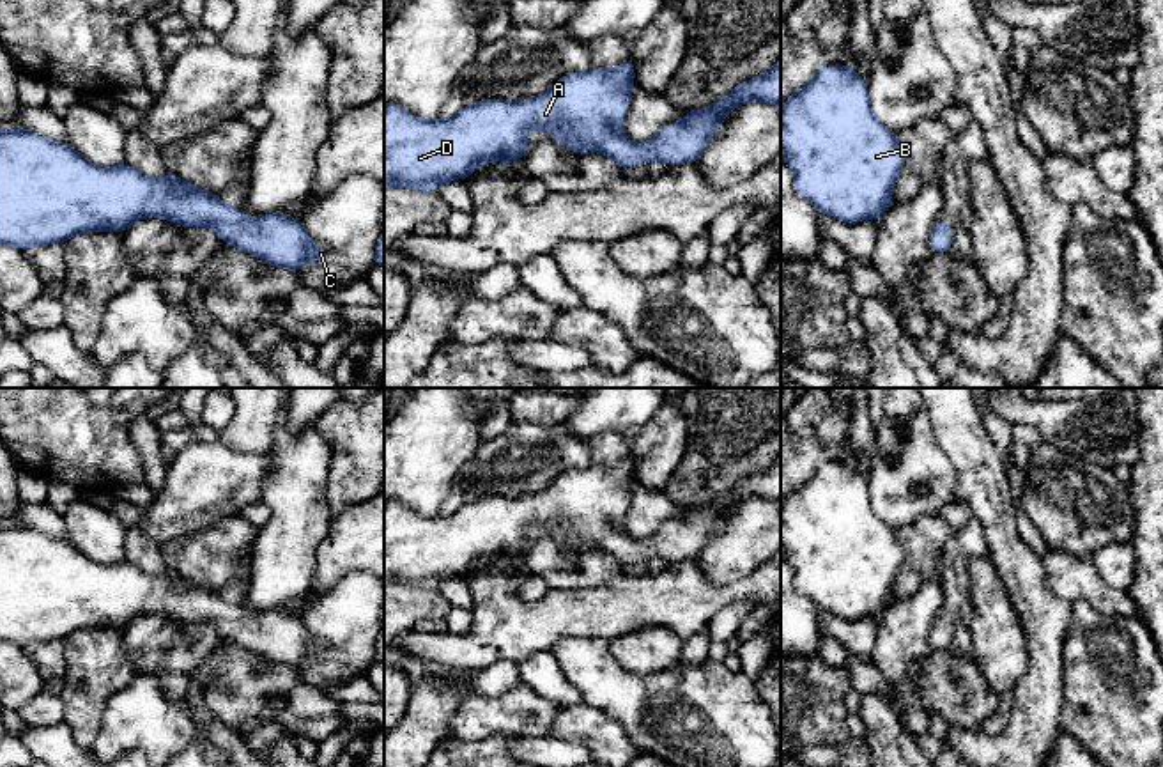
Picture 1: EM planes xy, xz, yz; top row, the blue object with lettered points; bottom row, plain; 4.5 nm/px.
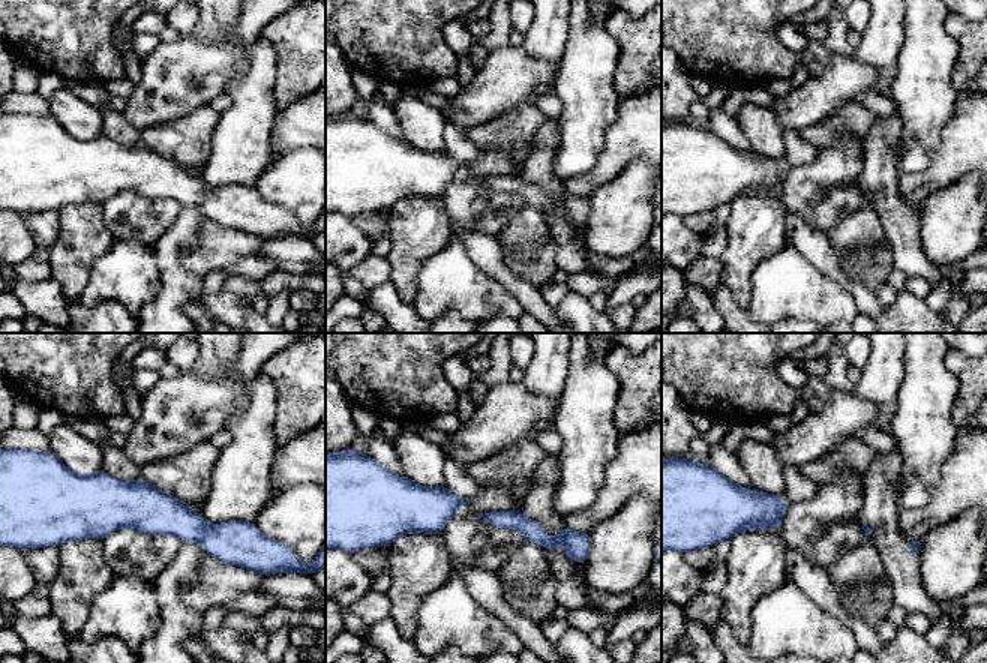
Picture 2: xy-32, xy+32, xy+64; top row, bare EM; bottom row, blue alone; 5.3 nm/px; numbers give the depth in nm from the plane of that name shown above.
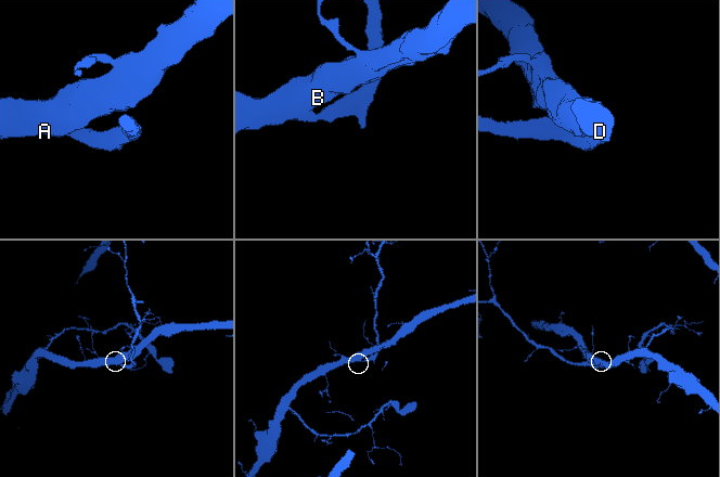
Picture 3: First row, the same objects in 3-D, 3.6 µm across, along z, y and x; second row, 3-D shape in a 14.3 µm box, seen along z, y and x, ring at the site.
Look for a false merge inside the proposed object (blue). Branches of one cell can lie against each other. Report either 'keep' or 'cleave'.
keep

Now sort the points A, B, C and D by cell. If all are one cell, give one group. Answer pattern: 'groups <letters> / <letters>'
groups A B C D

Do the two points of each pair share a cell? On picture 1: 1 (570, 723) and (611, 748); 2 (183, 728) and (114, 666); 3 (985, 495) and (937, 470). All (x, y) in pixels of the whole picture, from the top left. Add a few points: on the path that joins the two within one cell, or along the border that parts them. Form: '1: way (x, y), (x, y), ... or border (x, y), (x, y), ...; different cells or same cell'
1: way (581, 723), (588, 725), (600, 737); same cell
2: border (137, 674), (108, 700), (103, 712); different cells
3: border (939, 443), (956, 473), (956, 498); different cells

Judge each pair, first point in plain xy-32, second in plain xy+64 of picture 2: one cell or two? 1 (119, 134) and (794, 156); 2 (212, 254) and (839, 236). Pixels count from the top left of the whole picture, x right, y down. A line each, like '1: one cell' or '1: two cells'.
1: one cell
2: one cell

